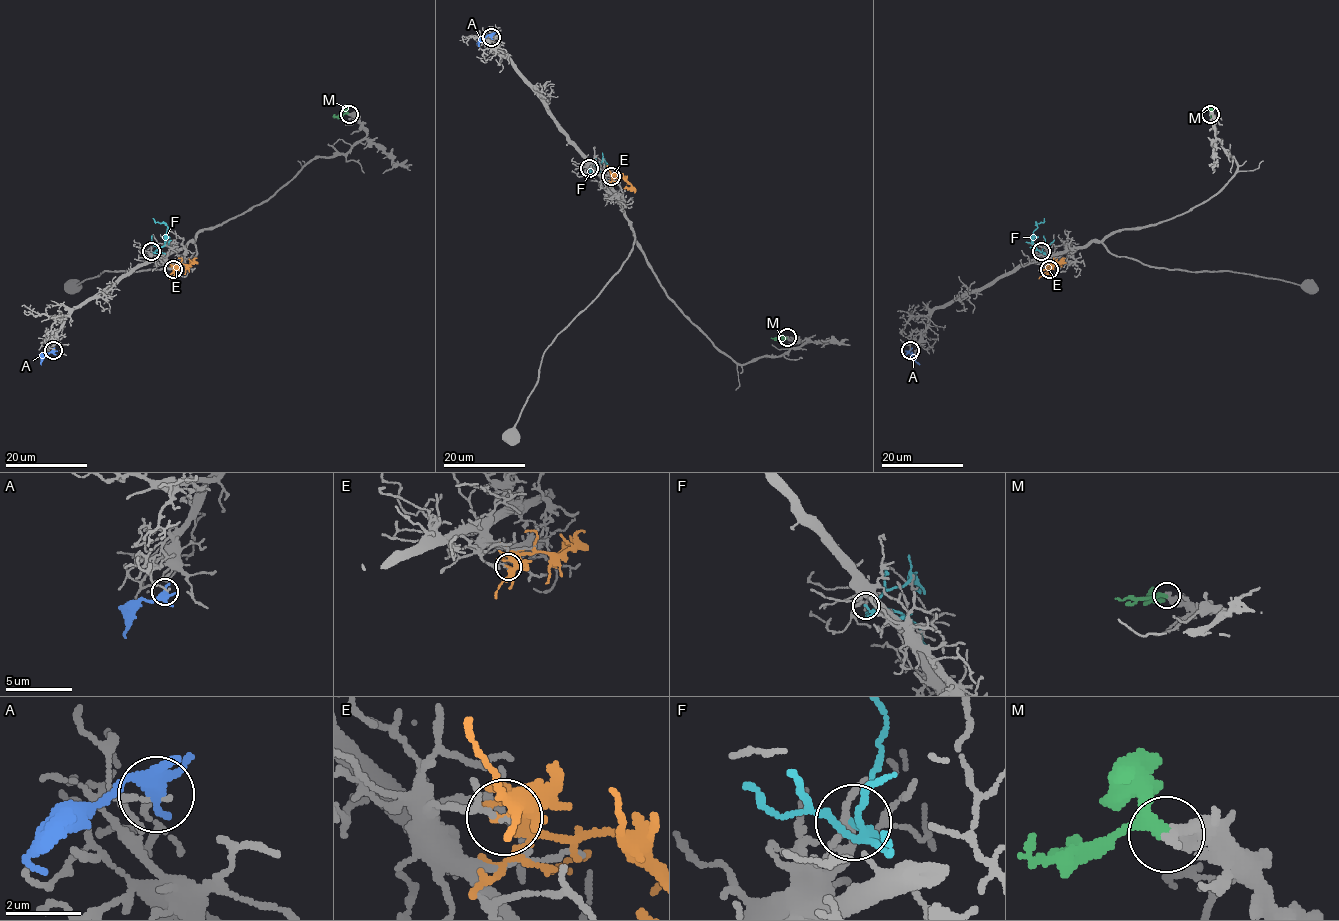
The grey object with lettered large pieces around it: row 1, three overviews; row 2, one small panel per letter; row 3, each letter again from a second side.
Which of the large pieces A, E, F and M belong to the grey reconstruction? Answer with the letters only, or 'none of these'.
M

